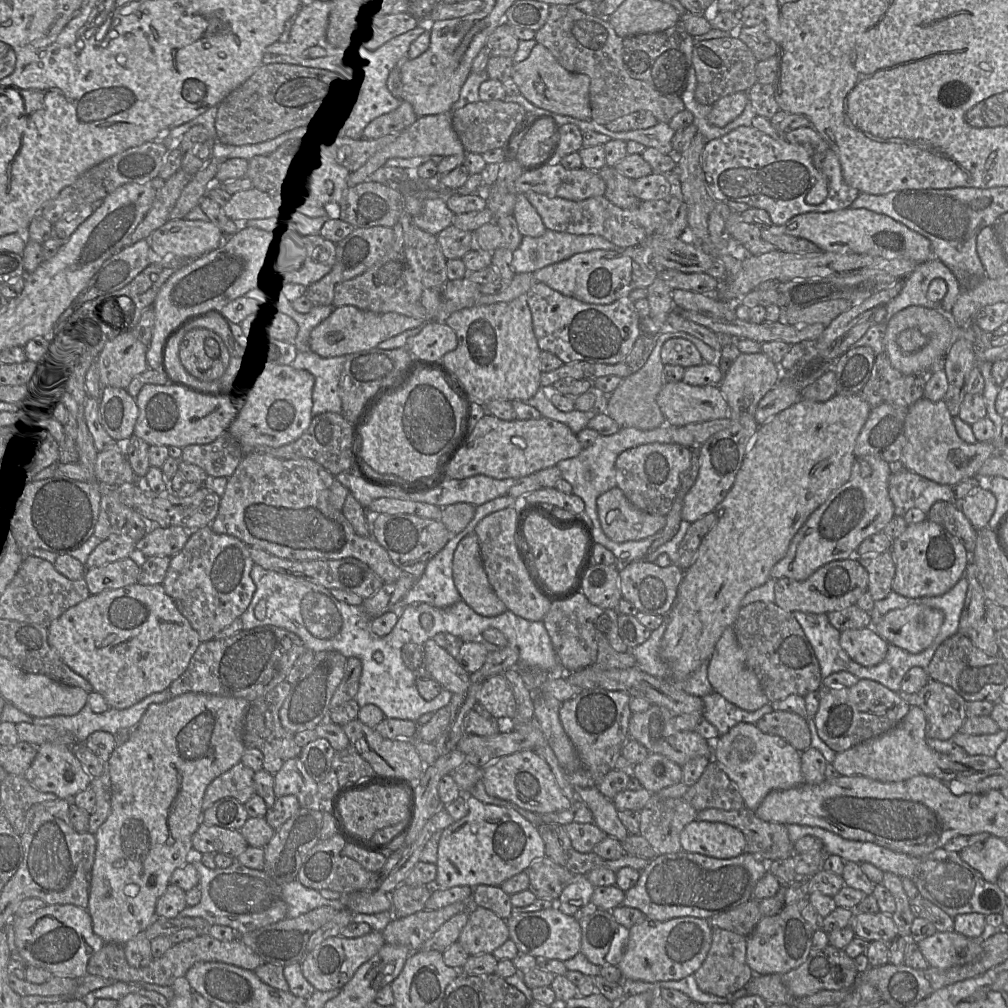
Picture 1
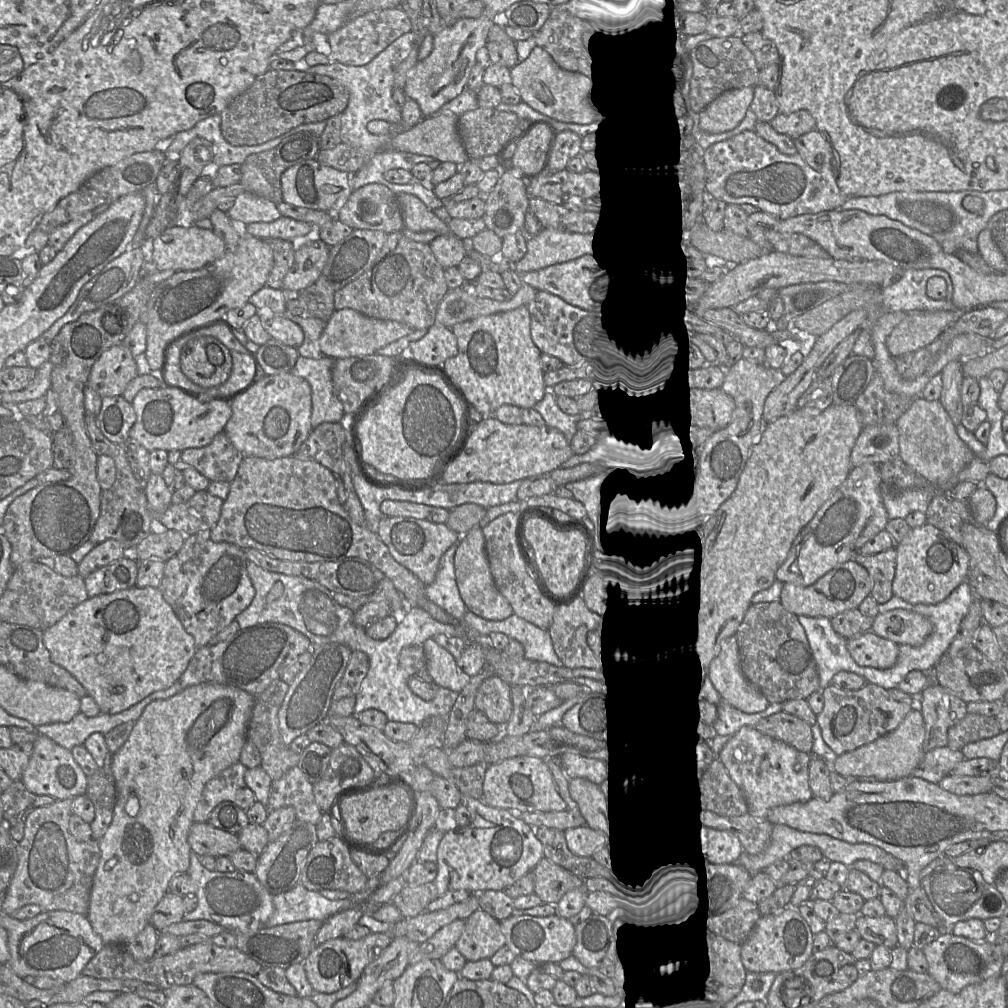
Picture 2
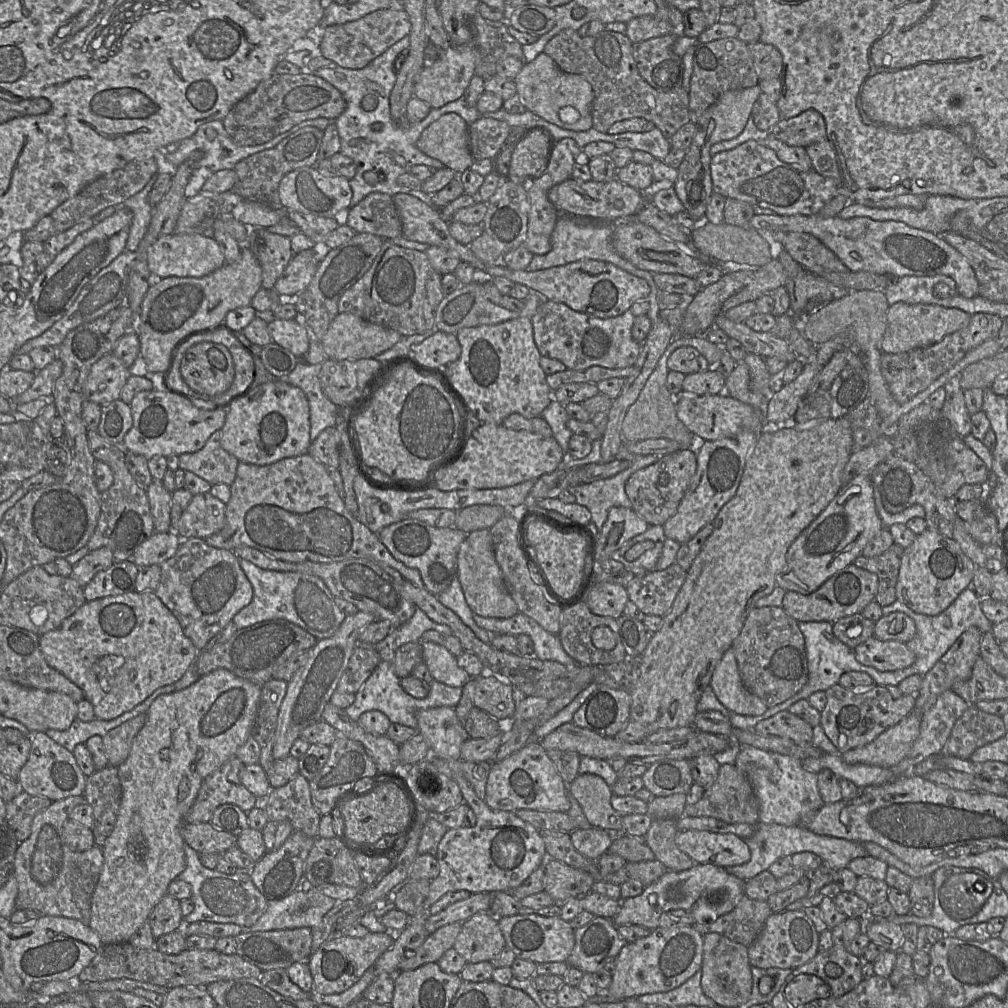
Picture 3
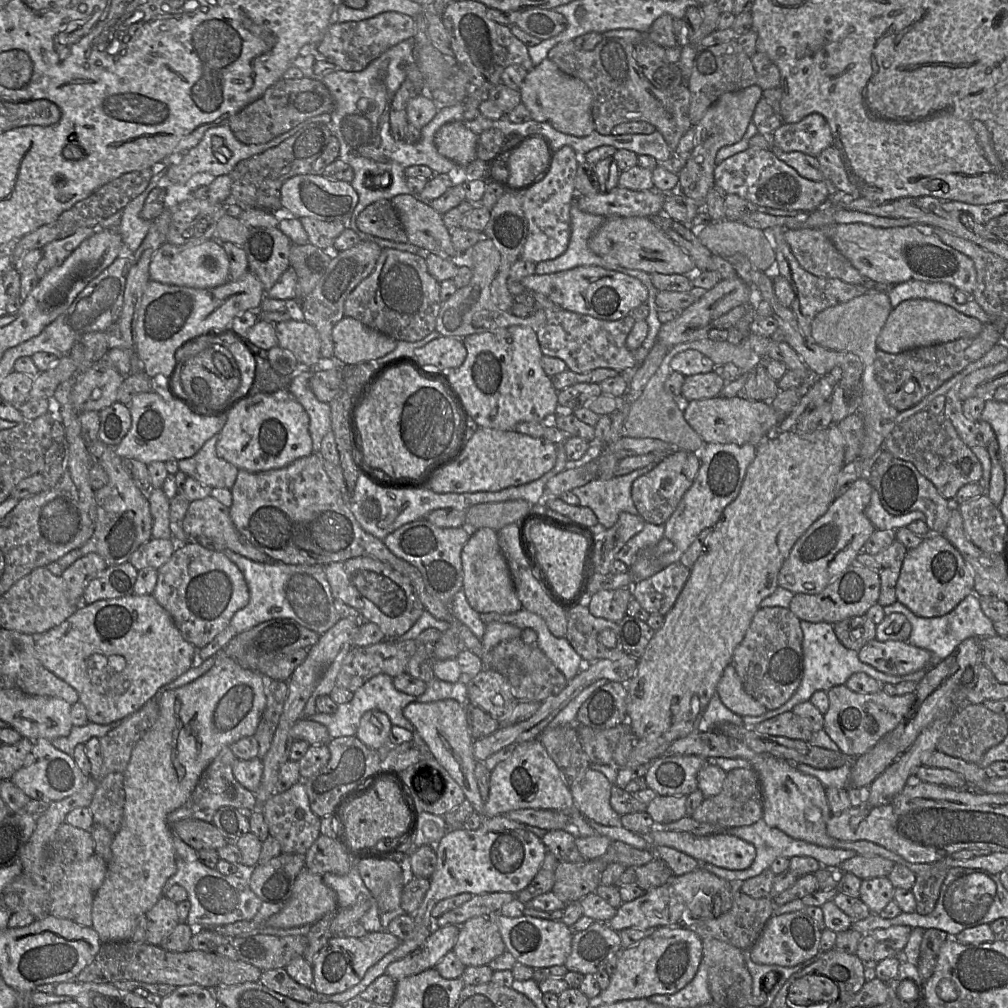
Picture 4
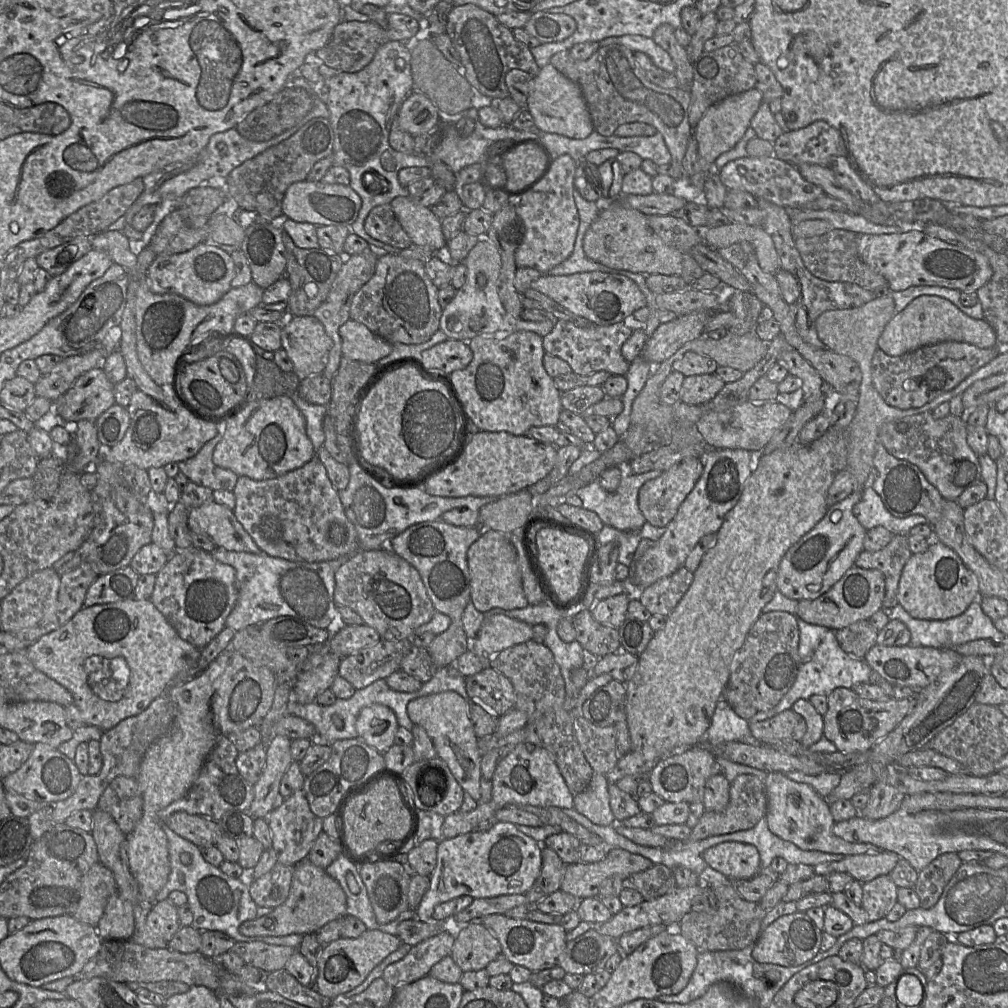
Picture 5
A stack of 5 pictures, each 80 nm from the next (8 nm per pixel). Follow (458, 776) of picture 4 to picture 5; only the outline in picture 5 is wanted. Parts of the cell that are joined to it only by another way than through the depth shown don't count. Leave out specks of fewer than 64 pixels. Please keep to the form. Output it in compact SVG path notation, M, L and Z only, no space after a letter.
M446 691L410 701L407 714L414 725L421 726L431 739L437 757L443 760L451 773L474 800L481 800L481 759L467 702L456 692Z

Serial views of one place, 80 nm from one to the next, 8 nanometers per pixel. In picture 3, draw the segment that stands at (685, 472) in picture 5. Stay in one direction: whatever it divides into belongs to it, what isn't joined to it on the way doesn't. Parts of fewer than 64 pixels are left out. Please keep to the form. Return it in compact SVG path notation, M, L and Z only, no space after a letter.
M695 448L680 449L662 456L657 462L634 472L625 484L632 509L649 525L662 525L672 517L697 469Z

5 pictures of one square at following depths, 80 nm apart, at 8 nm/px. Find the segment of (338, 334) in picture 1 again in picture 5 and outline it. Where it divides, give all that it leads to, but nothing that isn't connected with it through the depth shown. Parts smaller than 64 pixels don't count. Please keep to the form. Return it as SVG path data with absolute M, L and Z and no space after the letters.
M352 319L340 326L339 335L342 340L342 356L351 360L377 363L392 351L393 344Z

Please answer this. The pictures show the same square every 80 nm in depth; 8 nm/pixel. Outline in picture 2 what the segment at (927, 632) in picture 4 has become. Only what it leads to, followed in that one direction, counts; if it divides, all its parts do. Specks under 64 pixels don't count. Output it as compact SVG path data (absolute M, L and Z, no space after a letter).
M968 581L962 582L945 600L933 605L926 604L910 604L903 599L893 595L886 603L878 605L879 613L883 614L894 609L906 609L927 617L933 624L933 632L926 641L919 647L912 647L907 644L899 645L898 658L893 668L894 671L909 673L913 670L920 670L925 673L931 673L933 668L945 654L950 644L956 637L960 624L969 611L969 607L973 601L974 591Z

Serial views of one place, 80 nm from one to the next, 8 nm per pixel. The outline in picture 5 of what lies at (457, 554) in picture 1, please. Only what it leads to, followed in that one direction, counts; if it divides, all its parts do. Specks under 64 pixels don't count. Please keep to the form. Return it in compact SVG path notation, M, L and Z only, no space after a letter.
M480 529L480 537L469 547L467 562L470 574L470 597L475 608L485 613L493 608L506 610L525 608L529 605L522 586L518 557L508 535L491 529Z

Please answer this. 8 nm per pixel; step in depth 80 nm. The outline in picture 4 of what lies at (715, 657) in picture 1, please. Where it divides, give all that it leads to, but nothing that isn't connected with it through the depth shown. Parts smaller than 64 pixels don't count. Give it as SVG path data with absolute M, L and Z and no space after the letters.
M732 663L725 667L716 694L729 710L740 716L760 716L768 711L745 691Z

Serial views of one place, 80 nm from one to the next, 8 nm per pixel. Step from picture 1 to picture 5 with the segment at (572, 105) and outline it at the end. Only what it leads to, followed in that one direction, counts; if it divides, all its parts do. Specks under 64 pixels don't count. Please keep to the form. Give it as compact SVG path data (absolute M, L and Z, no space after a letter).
M551 63L540 69L531 81L527 109L536 128L543 132L563 135L571 139L584 139L593 131L592 119L580 87L560 73Z

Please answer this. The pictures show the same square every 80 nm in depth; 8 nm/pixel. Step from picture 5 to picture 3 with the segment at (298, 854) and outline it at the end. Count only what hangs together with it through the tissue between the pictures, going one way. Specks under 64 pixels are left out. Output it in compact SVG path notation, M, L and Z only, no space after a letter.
M300 773L294 776L282 787L271 789L265 799L260 800L268 821L288 821L293 831L300 831L304 834L318 838L318 826L321 815L315 810L310 794L309 781Z

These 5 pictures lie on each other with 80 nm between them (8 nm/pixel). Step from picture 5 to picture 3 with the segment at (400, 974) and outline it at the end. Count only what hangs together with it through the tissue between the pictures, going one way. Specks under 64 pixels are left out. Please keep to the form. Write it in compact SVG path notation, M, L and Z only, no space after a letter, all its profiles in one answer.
M454 922L437 929L413 953L405 957L398 966L398 972L415 970L427 963L437 963L443 954L454 946L462 929L462 923Z

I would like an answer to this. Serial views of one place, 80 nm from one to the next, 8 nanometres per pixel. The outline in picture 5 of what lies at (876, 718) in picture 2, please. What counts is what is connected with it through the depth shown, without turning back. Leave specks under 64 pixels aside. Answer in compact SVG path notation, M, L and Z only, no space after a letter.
M839 687L828 696L828 711L824 718L824 736L843 753L866 752L894 730L917 703L916 692L904 699L889 698L887 701L866 699L853 689Z

